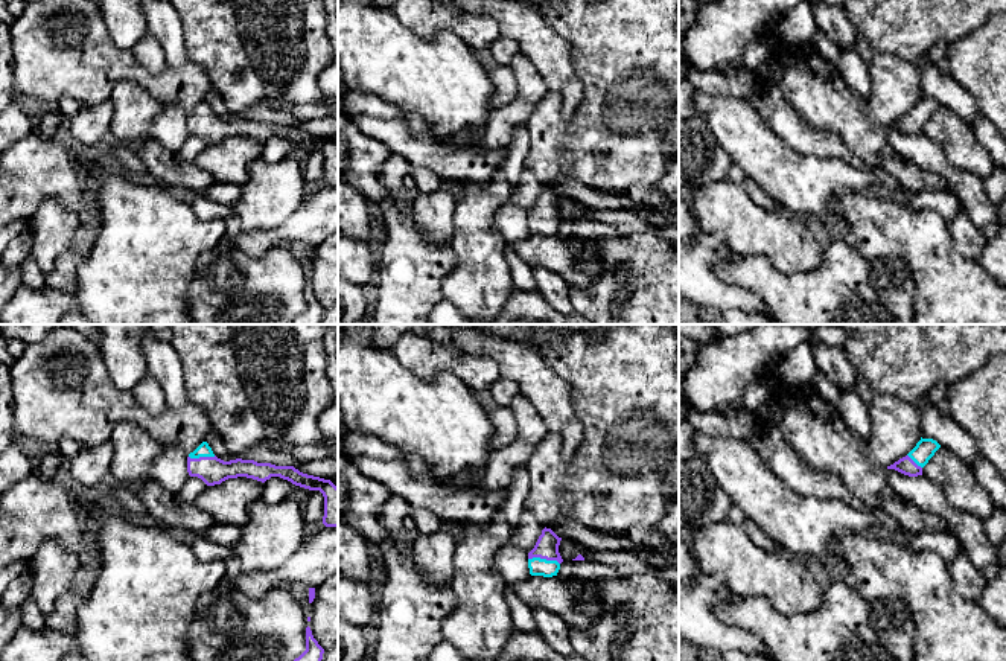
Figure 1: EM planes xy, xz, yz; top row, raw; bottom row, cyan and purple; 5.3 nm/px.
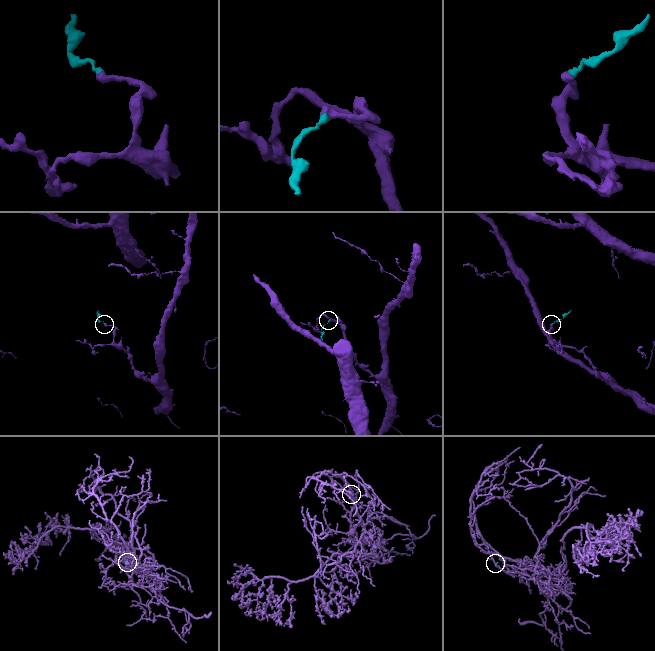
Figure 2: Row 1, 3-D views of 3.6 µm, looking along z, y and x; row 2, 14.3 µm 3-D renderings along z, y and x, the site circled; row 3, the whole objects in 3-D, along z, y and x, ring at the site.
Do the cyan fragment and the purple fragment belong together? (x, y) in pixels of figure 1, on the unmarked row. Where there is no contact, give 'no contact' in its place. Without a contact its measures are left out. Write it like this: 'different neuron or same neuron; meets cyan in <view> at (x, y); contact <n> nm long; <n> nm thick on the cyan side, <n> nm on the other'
same neuron; meets cyan in xz at (544, 218); contact 170 nm long; 100 nm thick on the cyan side, 130 nm on the other

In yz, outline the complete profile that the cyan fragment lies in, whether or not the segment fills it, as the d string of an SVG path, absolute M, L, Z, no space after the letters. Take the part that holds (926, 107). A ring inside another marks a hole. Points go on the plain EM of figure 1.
M922 97L916 105L903 117L887 125L887 128L895 128L909 136L922 134L922 126L934 114L941 104L933 97Z

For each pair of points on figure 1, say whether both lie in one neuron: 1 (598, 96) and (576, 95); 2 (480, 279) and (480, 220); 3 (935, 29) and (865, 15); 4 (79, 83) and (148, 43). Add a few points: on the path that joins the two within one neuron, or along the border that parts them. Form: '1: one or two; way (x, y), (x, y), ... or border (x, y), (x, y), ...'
1: two; border (574, 61), (583, 86), (583, 99), (566, 119)
2: one; way (480, 264), (478, 235)
3: one; way (918, 15), (881, 15)
4: two; border (131, 51), (154, 73), (159, 73), (166, 66)

